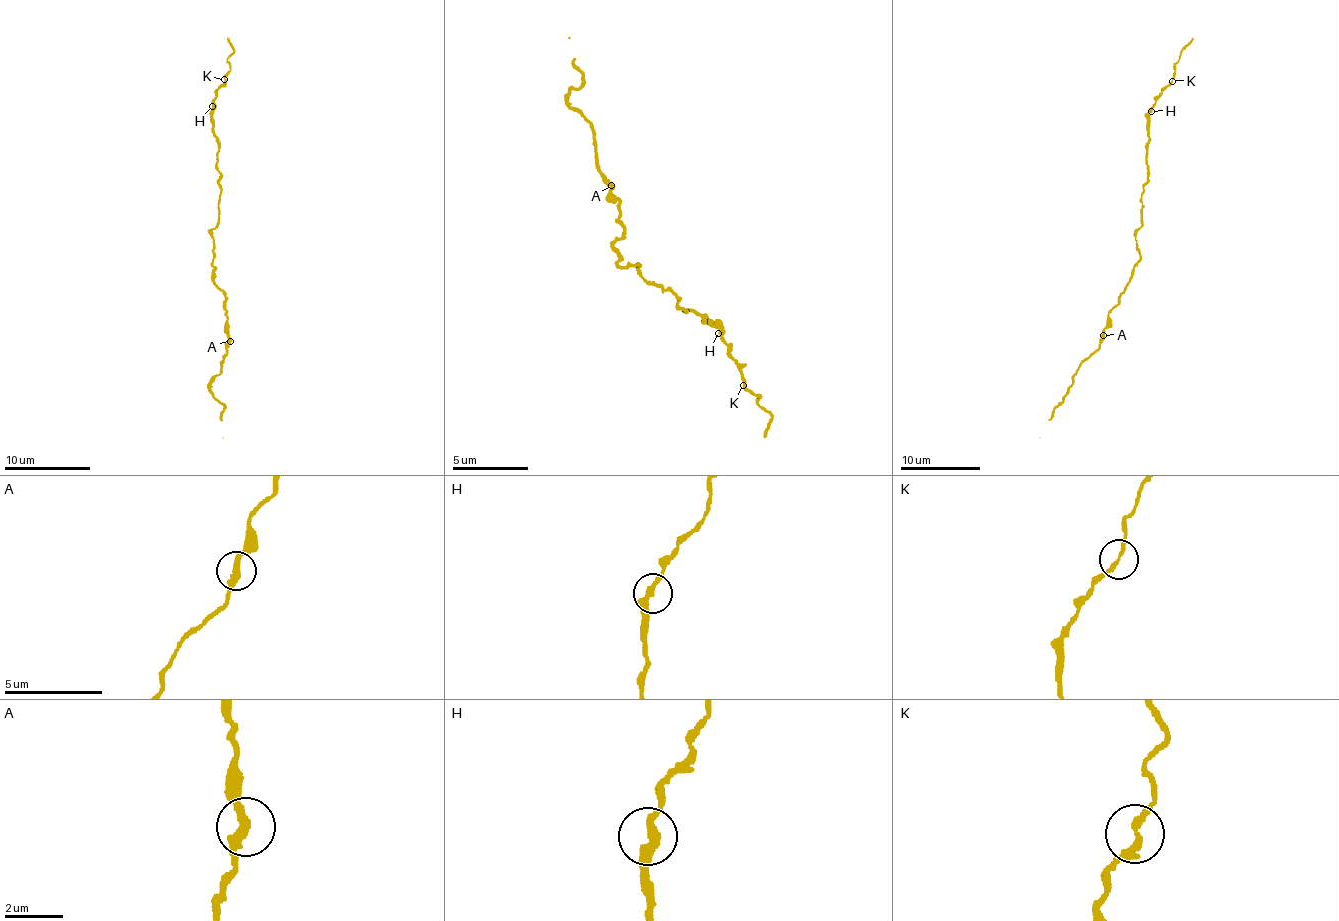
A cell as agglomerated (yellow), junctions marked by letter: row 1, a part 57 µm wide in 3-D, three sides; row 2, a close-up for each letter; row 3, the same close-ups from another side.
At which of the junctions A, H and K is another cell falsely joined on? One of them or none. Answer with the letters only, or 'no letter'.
no letter

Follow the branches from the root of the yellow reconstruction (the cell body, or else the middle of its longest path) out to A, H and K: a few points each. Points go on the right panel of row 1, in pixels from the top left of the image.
A: (1138, 246), (1141, 260), (1133, 268), (1119, 304), (1111, 309), (1109, 325), (1103, 334)
H: (1138, 246), (1136, 231), (1141, 224), (1142, 192), (1148, 174), (1147, 141), (1151, 111)
K: (1138, 246), (1136, 231), (1141, 224), (1142, 192), (1148, 174), (1149, 115), (1154, 100), (1173, 81)

